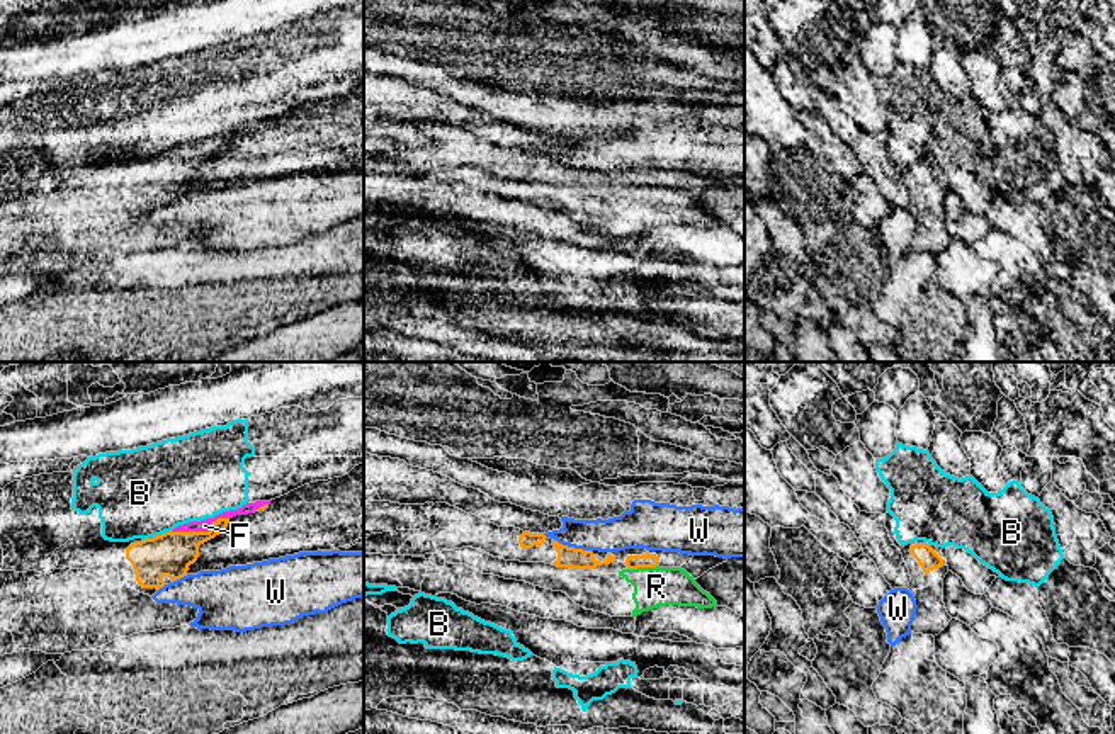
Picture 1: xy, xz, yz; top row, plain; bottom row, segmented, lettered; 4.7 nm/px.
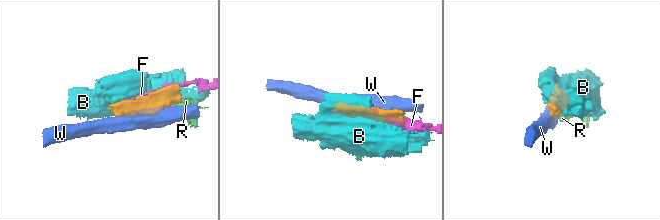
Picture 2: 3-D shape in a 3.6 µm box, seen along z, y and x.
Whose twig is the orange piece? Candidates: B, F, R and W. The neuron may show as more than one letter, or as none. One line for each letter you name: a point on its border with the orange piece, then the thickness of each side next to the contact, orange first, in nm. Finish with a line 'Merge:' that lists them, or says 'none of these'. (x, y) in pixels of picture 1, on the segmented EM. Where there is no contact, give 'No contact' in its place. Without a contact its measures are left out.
Merge: none of these

